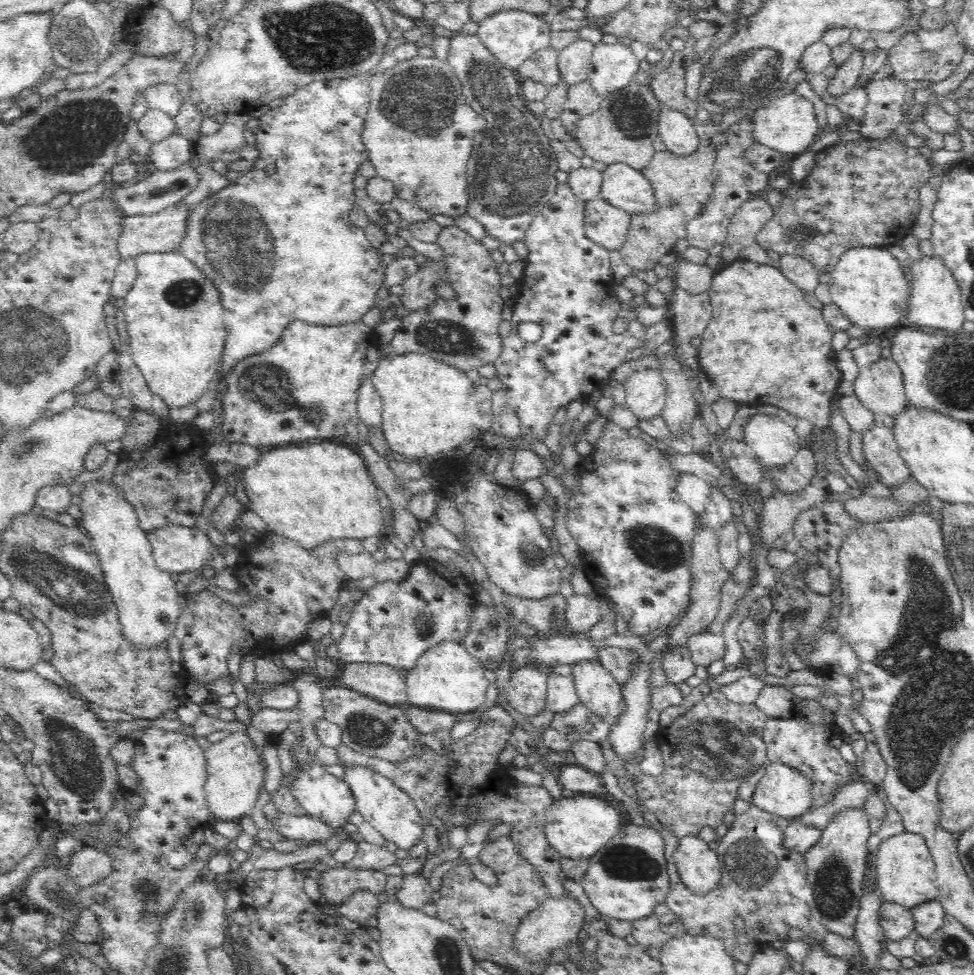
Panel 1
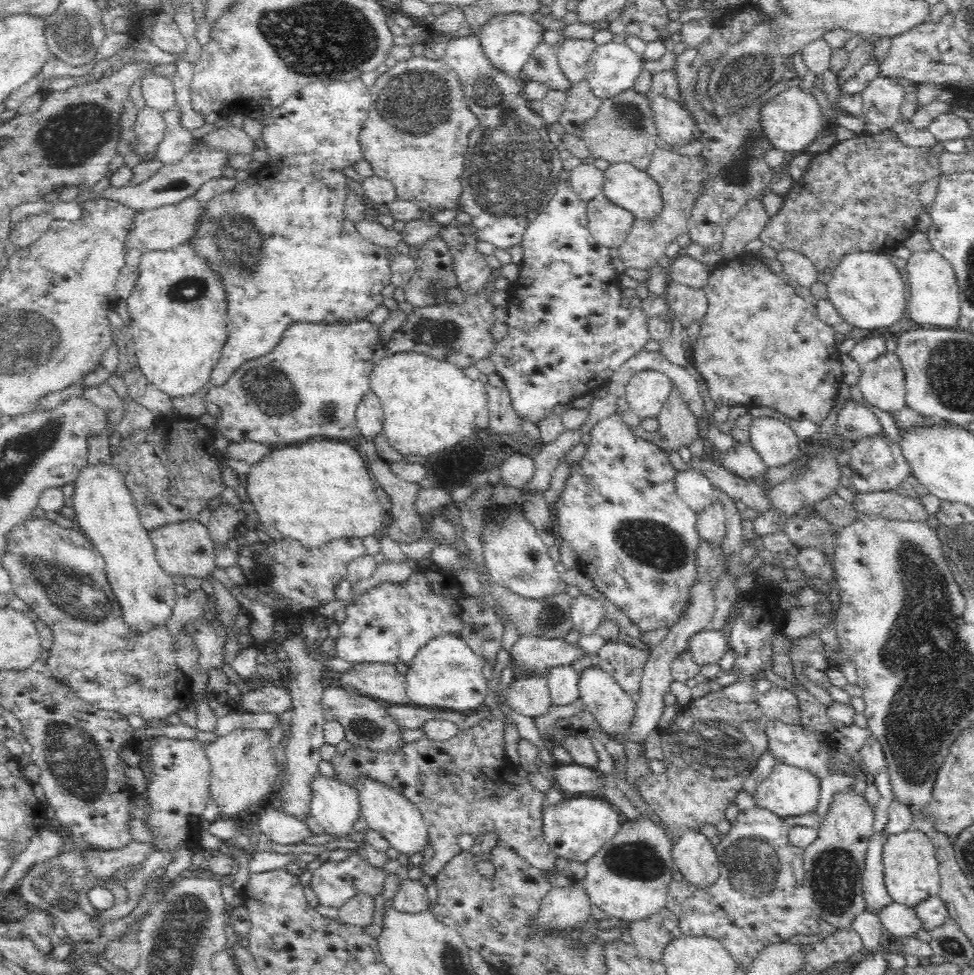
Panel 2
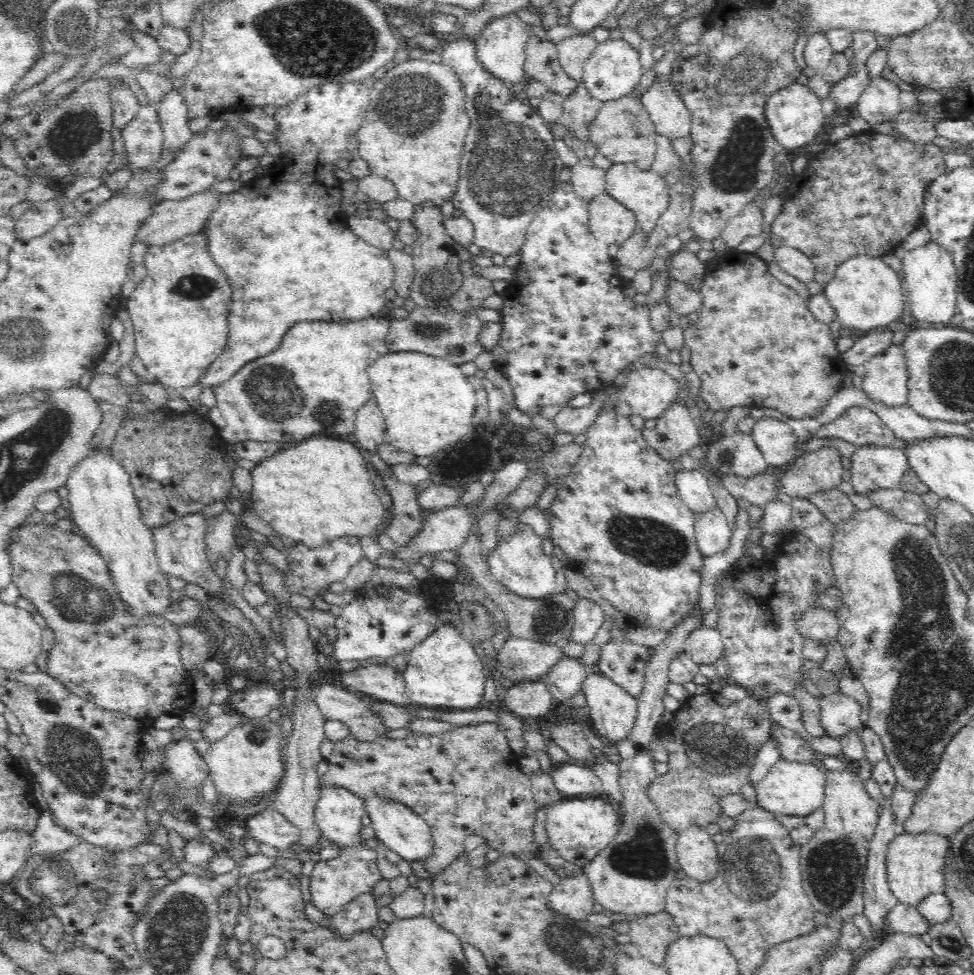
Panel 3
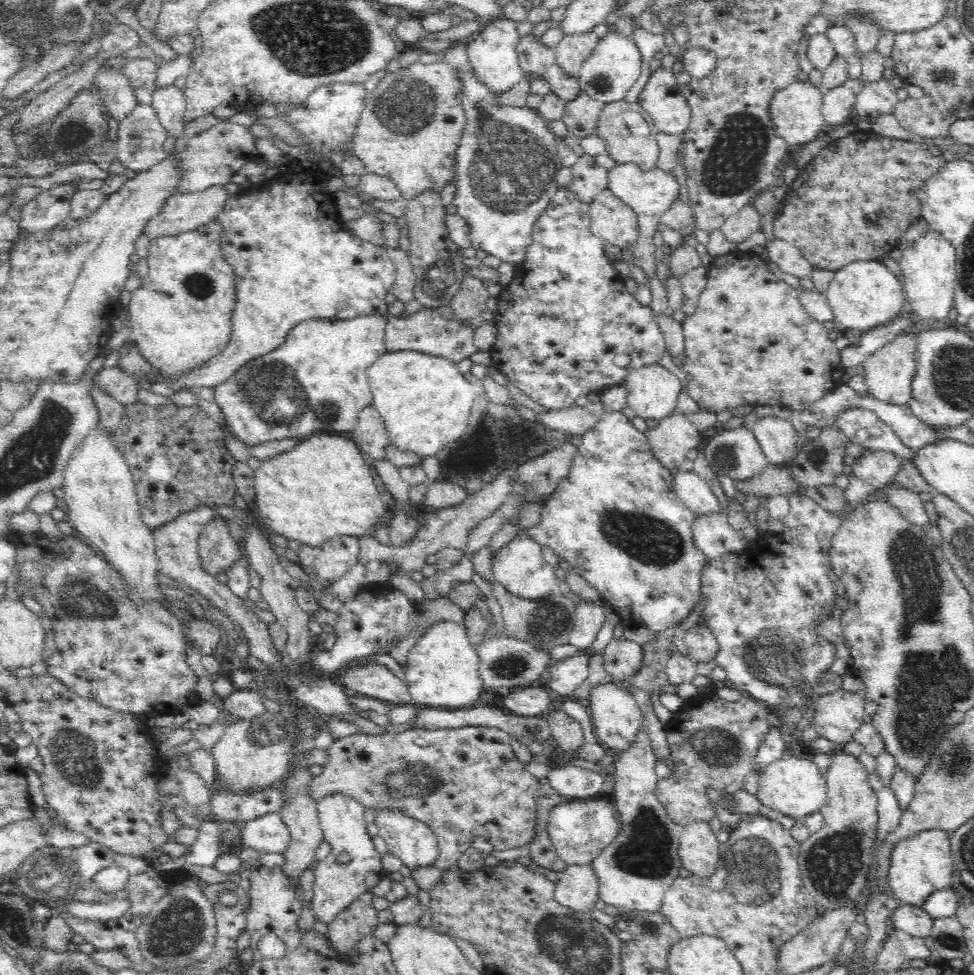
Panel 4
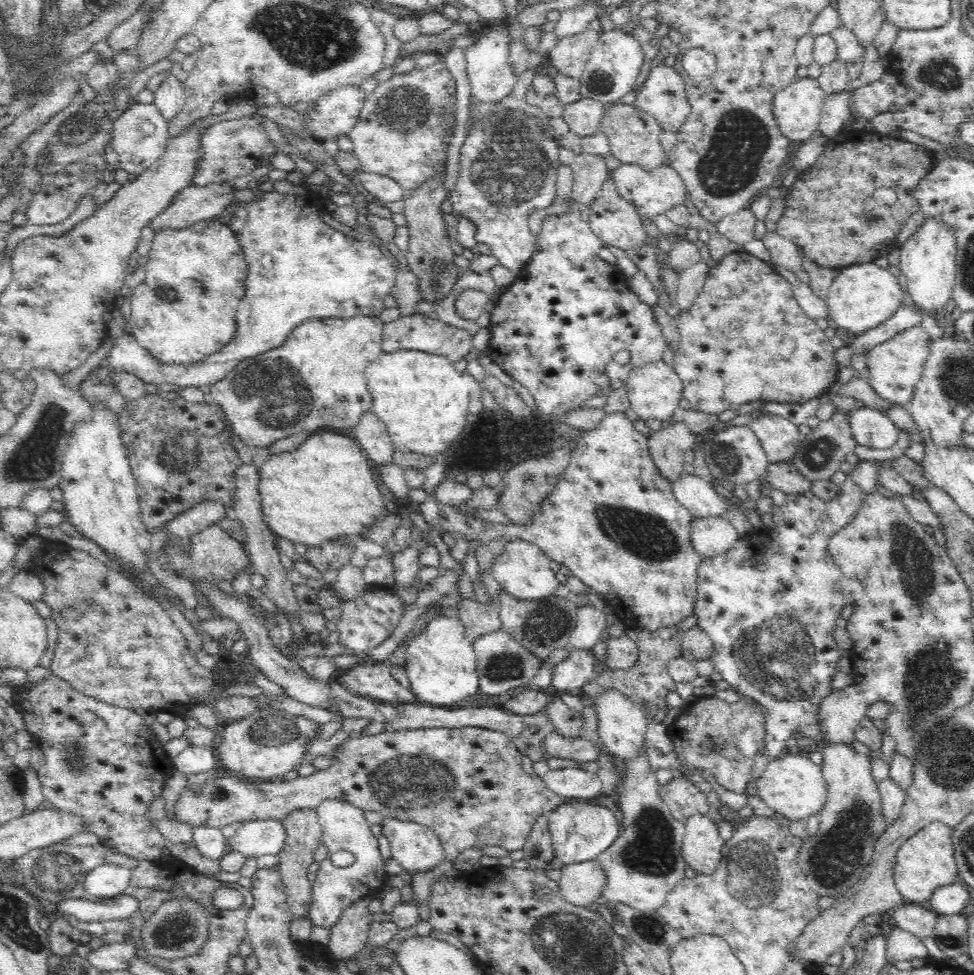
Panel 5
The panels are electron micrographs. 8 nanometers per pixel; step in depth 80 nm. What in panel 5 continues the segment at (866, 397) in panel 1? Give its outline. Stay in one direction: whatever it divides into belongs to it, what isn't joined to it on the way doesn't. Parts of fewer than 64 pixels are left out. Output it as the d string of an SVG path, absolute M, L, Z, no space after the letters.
M918 324L918 326L896 334L890 340L874 346L872 350L869 350L868 370L871 373L869 385L885 400L907 407L914 399L917 385L925 374L926 362L933 354L931 352L932 344L933 339L926 332L926 328L922 324Z

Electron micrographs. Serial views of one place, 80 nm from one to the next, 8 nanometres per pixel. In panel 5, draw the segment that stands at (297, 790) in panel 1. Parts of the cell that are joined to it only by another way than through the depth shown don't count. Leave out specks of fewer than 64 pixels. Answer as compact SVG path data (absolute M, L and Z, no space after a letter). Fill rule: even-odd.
M338 799L325 801L316 809L316 821L322 829L321 842L328 847L328 857L319 864L317 878L313 882L314 903L309 916L314 926L330 930L340 920L344 909L358 902L360 898L373 898L378 888L382 888L390 876L384 870L385 860L380 851L379 840L372 834L371 826L362 810ZM340 850L346 850L354 855L354 862L346 868L338 868L332 863L331 856Z

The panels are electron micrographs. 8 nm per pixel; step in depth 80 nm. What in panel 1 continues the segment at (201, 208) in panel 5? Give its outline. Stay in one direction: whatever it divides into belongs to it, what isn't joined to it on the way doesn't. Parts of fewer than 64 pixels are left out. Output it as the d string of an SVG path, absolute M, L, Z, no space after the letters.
M184 201L177 202L174 206L169 206L164 210L154 214L143 214L127 216L124 218L124 230L118 240L118 249L122 258L136 258L145 252L166 252L174 251L176 246L184 240L188 234L188 218L190 218L191 205Z

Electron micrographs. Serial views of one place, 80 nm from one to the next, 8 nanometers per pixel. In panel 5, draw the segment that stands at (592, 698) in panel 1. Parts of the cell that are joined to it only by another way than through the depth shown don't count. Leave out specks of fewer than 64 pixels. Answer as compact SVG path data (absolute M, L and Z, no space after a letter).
M613 688L606 690L594 700L596 711L598 711L598 733L600 739L606 744L608 752L619 761L630 762L636 760L645 748L646 732L648 729L648 718L645 712L634 704L622 692Z

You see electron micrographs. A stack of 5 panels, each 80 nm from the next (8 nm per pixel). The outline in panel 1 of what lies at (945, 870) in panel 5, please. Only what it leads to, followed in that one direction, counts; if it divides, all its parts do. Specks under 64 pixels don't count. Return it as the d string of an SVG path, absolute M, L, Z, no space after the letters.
M905 831L884 840L877 851L878 887L882 891L882 900L913 909L937 898L939 890L935 861L926 840L920 834Z

